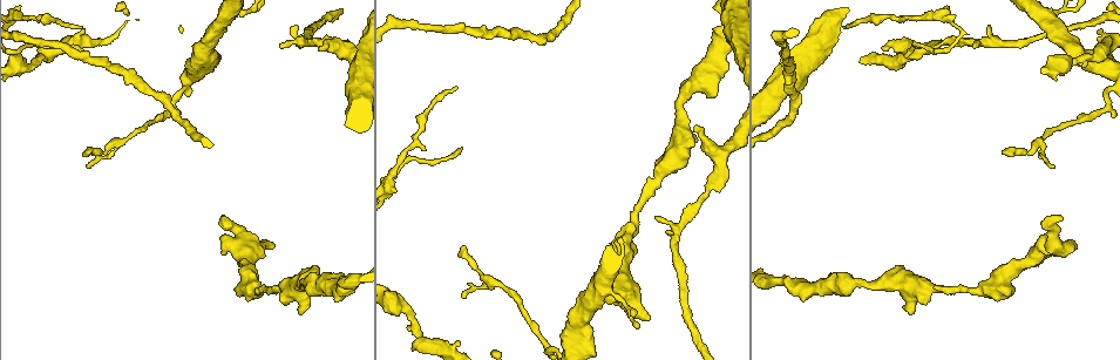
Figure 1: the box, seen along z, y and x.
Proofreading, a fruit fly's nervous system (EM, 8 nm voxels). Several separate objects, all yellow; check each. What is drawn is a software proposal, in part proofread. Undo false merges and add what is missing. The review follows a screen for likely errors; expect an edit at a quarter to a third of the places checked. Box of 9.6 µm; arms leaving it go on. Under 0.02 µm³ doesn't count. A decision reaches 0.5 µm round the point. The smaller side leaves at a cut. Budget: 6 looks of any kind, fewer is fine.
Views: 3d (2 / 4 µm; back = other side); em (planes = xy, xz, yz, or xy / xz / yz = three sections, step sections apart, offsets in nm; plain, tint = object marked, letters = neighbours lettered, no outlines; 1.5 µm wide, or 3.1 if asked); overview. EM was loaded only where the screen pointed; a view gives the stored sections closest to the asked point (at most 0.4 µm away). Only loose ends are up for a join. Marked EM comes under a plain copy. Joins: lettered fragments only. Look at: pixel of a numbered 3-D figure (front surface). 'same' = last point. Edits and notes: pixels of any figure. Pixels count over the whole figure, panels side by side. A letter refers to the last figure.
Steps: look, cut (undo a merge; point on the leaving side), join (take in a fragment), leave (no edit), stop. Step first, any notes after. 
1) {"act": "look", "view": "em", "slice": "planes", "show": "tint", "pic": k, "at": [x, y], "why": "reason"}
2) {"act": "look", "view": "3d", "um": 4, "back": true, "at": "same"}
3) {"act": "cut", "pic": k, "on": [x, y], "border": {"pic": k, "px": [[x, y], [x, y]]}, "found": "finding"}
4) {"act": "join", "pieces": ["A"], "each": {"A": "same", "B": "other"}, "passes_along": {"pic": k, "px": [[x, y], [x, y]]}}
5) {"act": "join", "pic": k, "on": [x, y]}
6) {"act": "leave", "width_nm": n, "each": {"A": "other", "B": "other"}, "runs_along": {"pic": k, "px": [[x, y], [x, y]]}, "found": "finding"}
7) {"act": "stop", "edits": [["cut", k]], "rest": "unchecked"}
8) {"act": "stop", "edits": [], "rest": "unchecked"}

{"act": "look", "view": "3d", "um": 4, "pic": 1, "at": [714, 183], "why": "sudden change in width"}

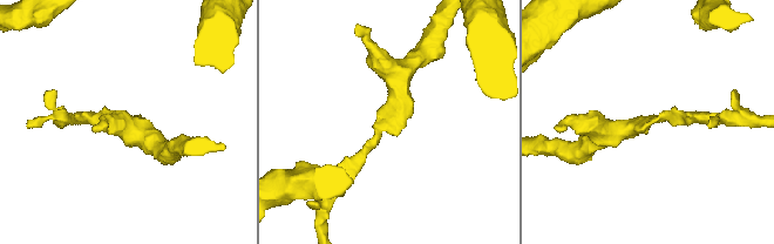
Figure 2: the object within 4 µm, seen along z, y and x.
{"act": "look", "view": "em", "slice": "xy", "step": 4, "show": "letters", "pic": 2, "at": [655, 118], "why": "now the EM"}

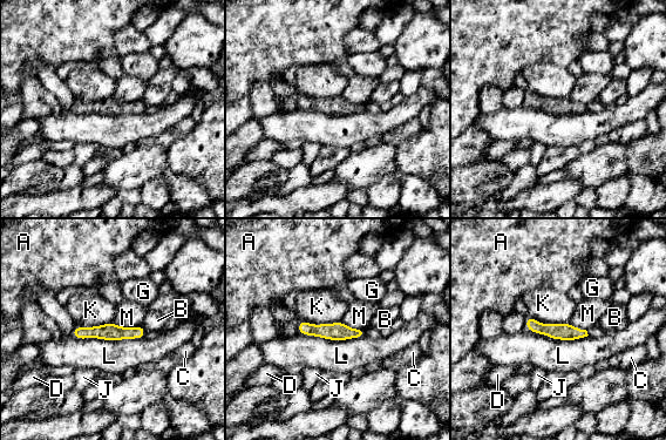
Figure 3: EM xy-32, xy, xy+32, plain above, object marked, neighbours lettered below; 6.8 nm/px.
{"act": "leave", "each": {"A": "other", "B": "other", "C": "other", "D": "other", "G": "other", "J": "other", "K": "other", "L": "other", "M": "other"}, "runs_along": {"pic": 3, "px": [[142, 332], [75, 333]]}, "found": "continuous, no second neuron"}

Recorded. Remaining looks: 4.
{"act": "look", "view": "em", "slice": "xy", "step": 4, "show": "tint", "pic": 1, "at": [50, 51], "why": "thick turns thin"}

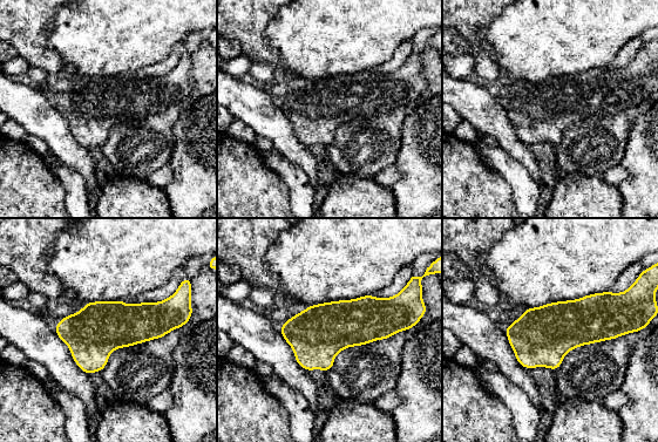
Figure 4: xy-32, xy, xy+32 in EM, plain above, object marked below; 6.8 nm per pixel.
{"act": "look", "view": "em", "slice": "yz", "step": 4, "show": "letters", "at": "same"}

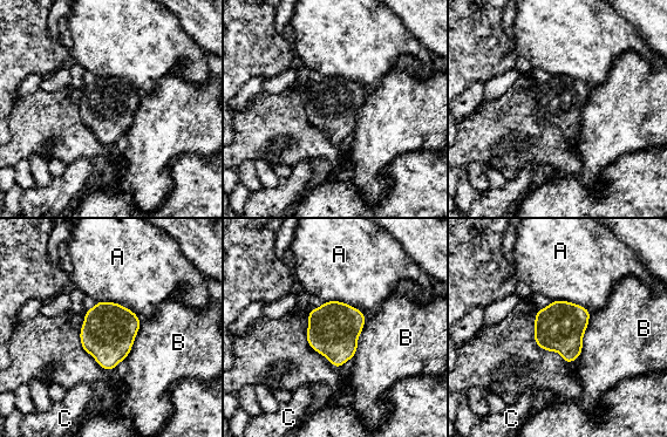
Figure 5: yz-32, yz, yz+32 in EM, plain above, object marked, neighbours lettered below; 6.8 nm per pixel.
{"act": "leave", "each": {"A": "other", "B": "other", "C": "other"}, "border": {"pic": 5, "px": [[591, 313], [577, 357]]}, "found": "continuous, no second neuron"}

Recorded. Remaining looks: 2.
{"act": "look", "view": "em", "slice": "yz", "step": 8, "show": "tint", "pic": 1, "at": [1061, 221]}

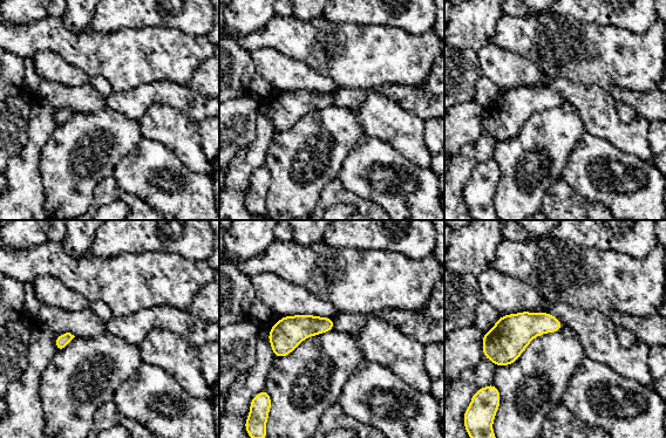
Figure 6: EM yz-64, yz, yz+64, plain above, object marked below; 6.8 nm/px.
{"act": "look", "view": "em", "slice": "planes", "show": "letters", "at": "same"}

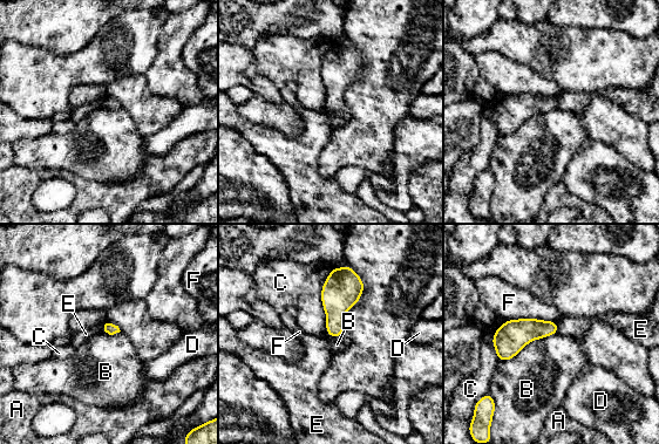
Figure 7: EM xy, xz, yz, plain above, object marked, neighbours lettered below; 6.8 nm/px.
{"act": "leave", "each": {"A": "other", "B": "other", "C": "other", "D": "other", "E": "other", "F": "other"}, "border": {"pic": 7, "px": [[557, 332], [500, 362]]}, "found": "none of them fits"}

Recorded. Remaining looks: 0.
{"act": "stop", "edits": [], "rest": "unchecked"}

